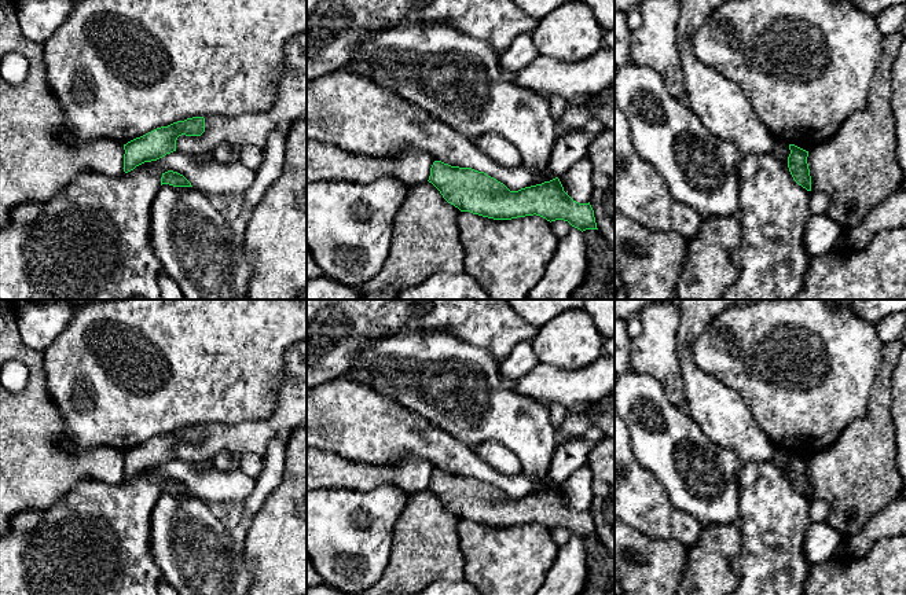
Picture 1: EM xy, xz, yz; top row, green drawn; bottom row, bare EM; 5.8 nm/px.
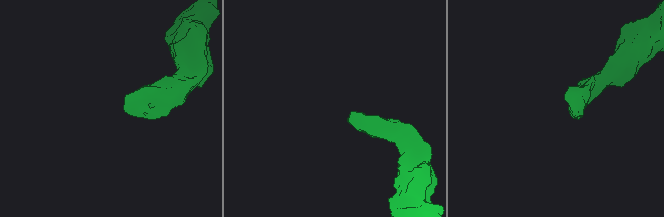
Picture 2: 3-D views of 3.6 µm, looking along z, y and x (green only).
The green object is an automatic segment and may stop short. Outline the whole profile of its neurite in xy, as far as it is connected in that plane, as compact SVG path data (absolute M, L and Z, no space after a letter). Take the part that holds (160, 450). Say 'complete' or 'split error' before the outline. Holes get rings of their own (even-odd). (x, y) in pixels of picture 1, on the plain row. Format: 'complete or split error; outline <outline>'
complete; outline M192 425L157 436L133 447L124 452L124 480L128 481L144 470L157 469L176 459L176 448L179 444L201 444L203 440L205 426Z

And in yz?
complete; outline M789 452L789 458L788 475L793 488L807 499L811 499L811 484L807 471L808 459L795 452Z

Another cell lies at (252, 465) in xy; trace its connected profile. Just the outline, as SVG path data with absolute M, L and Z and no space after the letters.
M242 455L241 470L252 478L257 478L264 467L263 456L258 455Z

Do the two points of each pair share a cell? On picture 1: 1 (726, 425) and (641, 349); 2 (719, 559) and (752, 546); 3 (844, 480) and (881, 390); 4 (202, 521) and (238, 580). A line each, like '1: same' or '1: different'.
1: different
2: different
3: same
4: same

